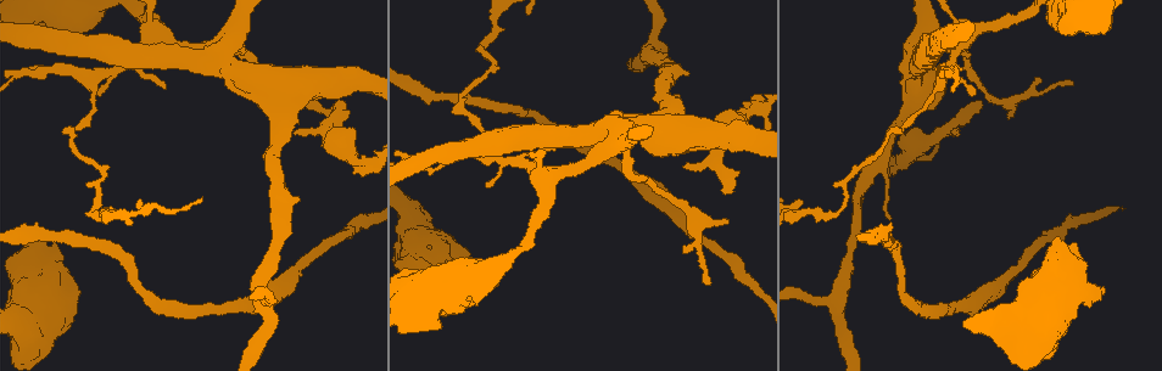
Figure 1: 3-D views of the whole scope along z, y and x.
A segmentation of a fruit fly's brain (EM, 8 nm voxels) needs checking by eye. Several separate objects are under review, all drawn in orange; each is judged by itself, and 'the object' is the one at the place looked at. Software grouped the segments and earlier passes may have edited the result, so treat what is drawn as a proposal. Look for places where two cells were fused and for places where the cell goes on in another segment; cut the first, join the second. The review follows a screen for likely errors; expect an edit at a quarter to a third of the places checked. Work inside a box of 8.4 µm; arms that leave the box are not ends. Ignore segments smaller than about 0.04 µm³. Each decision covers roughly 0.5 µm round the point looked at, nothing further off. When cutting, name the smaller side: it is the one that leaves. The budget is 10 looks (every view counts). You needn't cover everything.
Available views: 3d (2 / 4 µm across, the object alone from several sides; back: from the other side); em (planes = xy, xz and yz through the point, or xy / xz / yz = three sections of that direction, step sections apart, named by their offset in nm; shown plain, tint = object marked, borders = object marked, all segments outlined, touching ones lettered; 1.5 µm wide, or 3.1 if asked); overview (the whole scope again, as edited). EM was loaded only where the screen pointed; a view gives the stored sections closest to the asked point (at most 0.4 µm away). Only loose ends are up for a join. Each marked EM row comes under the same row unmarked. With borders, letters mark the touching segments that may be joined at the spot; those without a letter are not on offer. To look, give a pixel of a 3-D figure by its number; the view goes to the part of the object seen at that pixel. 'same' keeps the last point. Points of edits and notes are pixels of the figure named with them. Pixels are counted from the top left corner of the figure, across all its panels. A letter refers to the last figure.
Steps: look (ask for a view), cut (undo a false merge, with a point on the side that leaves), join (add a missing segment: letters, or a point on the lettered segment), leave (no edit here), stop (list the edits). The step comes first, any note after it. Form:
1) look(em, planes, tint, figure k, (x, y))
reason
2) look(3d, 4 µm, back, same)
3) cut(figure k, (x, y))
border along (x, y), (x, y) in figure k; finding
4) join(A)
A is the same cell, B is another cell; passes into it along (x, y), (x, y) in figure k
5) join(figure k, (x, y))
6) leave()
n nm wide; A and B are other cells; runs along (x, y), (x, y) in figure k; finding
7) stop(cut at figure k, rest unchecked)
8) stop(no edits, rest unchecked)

look(em, planes, tint, figure 1, (851, 171))
sharp bend

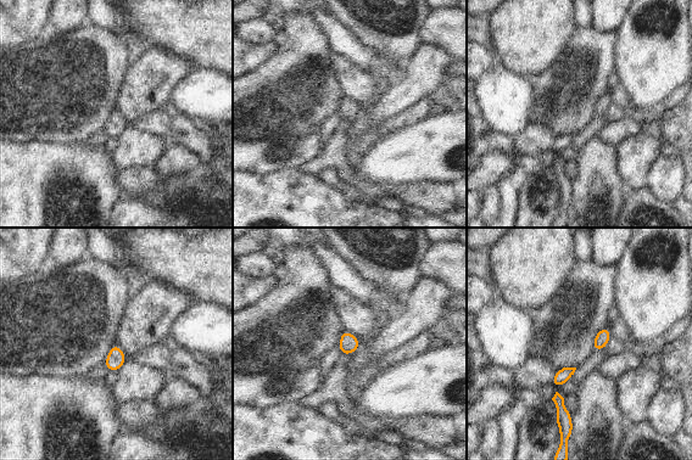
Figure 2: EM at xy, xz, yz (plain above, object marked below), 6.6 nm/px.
look(em, planes, borders, same)

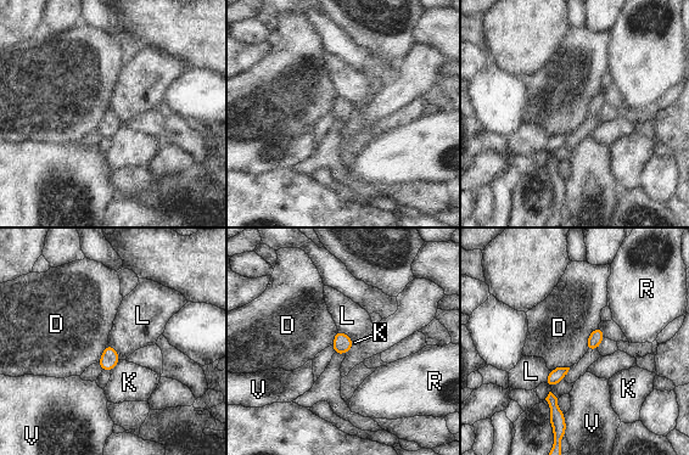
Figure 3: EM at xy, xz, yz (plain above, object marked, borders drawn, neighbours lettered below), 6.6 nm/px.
leave()
D, K, L, R and V are other cells; border along (108, 342), (121, 359) in figure 3; all the same cell

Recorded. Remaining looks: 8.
look(em, planes, tint, figure 1, (485, 185))
free end

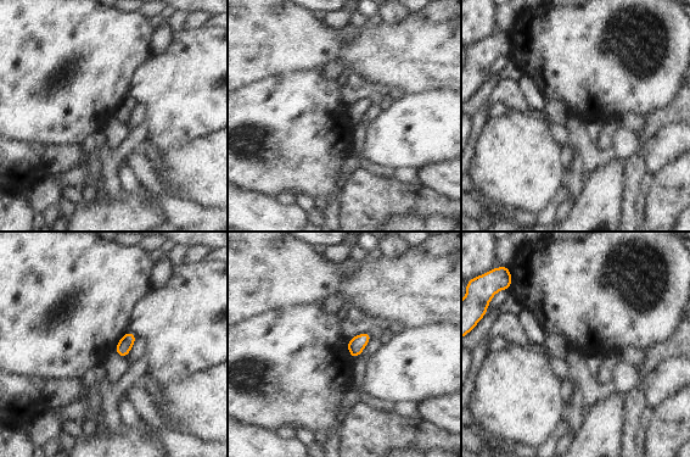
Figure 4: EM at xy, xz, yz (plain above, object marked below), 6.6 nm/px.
look(em, planes, borders, same)
see the neighbours

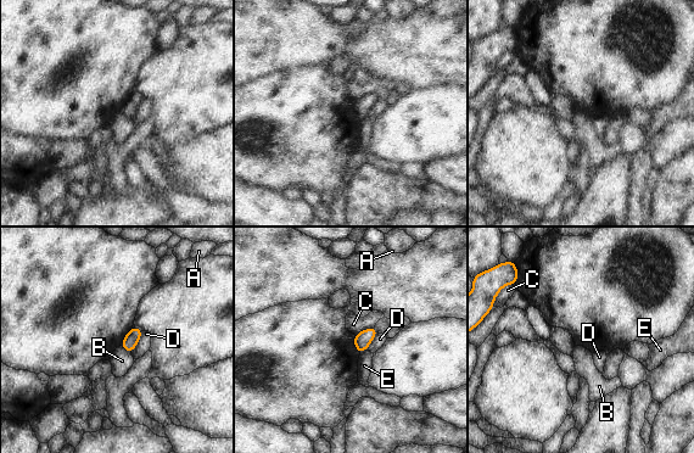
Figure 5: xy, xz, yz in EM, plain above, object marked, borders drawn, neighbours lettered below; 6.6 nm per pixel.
leave()
A, B, C, D and E are other cells; border along (119, 345), (130, 353) in figure 5; none of them fits

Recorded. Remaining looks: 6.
look(em, planes, borders, figure 1, (627, 163))
thick turns thin

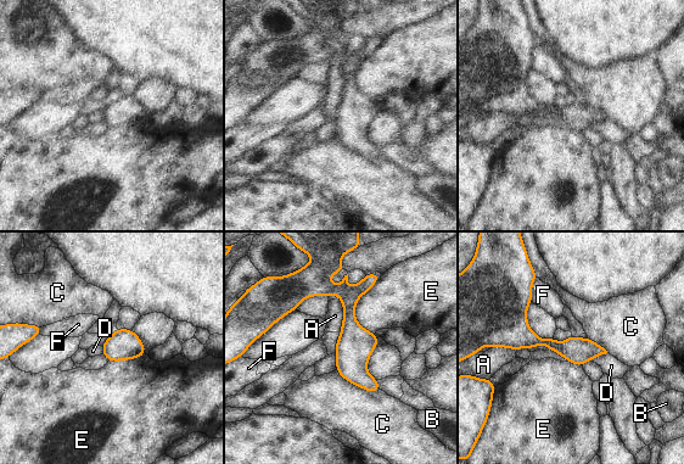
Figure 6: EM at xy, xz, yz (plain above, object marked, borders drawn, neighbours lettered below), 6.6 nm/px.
leave()
E touches over 400 nm; A, B, C, D, E and F are other cells; border along (381, 275), (354, 312), (373, 334) in figure 6; continuous, no second cell

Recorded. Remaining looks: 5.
look(em, yz, step 4, borders, figure 1, (1101, 293))
thick end

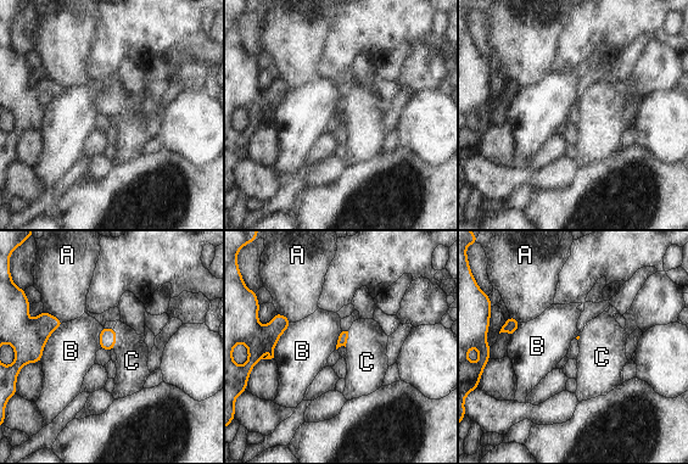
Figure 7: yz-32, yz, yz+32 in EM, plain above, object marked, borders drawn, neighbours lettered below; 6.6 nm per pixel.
join(C)
C is the same cell, A and B are other cells; passes into it along (107, 337), (116, 337), (132, 361) in figure 7; it goes on there

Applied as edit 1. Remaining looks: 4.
stop(join at figure 7, rest unchecked)

